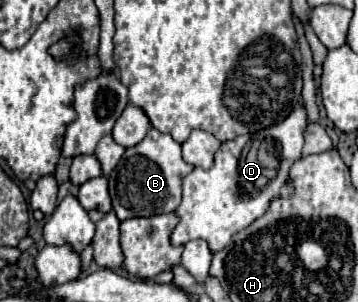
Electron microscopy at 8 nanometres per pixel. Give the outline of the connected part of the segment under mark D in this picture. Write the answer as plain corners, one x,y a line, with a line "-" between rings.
300,105
278,125
222,143
210,169
196,167
184,177
182,203
176,209
180,223
172,233
172,243
184,245
192,239
206,239
216,253
228,245
234,233
262,217
274,197
292,197
290,167
302,157
306,125
306,109

